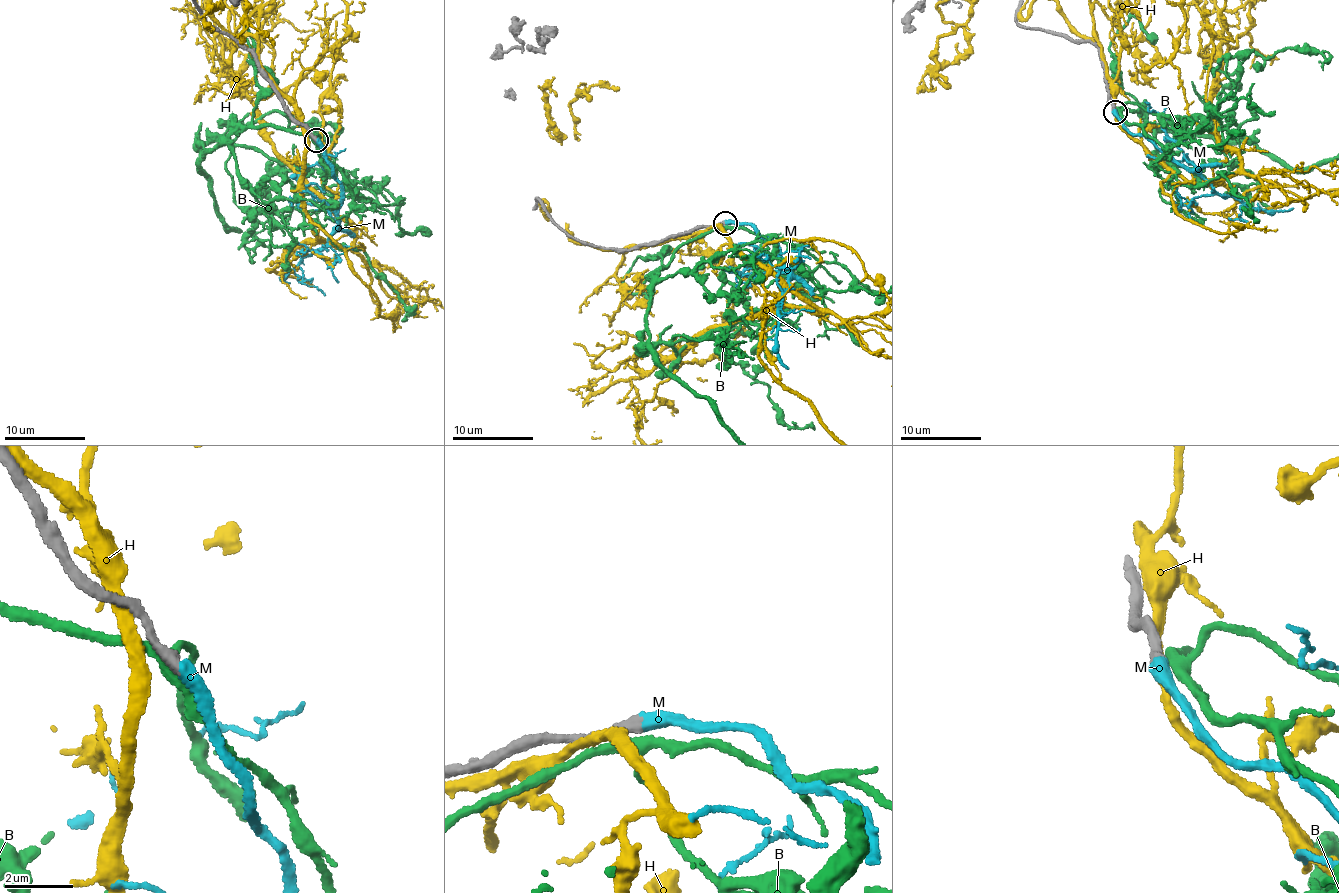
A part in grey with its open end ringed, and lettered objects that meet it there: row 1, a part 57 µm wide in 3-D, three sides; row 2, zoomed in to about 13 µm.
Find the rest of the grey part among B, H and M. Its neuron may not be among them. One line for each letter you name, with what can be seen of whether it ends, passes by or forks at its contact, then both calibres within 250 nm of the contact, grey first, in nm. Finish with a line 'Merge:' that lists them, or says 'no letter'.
M: it ends | 360/460 nm
Merge: M

